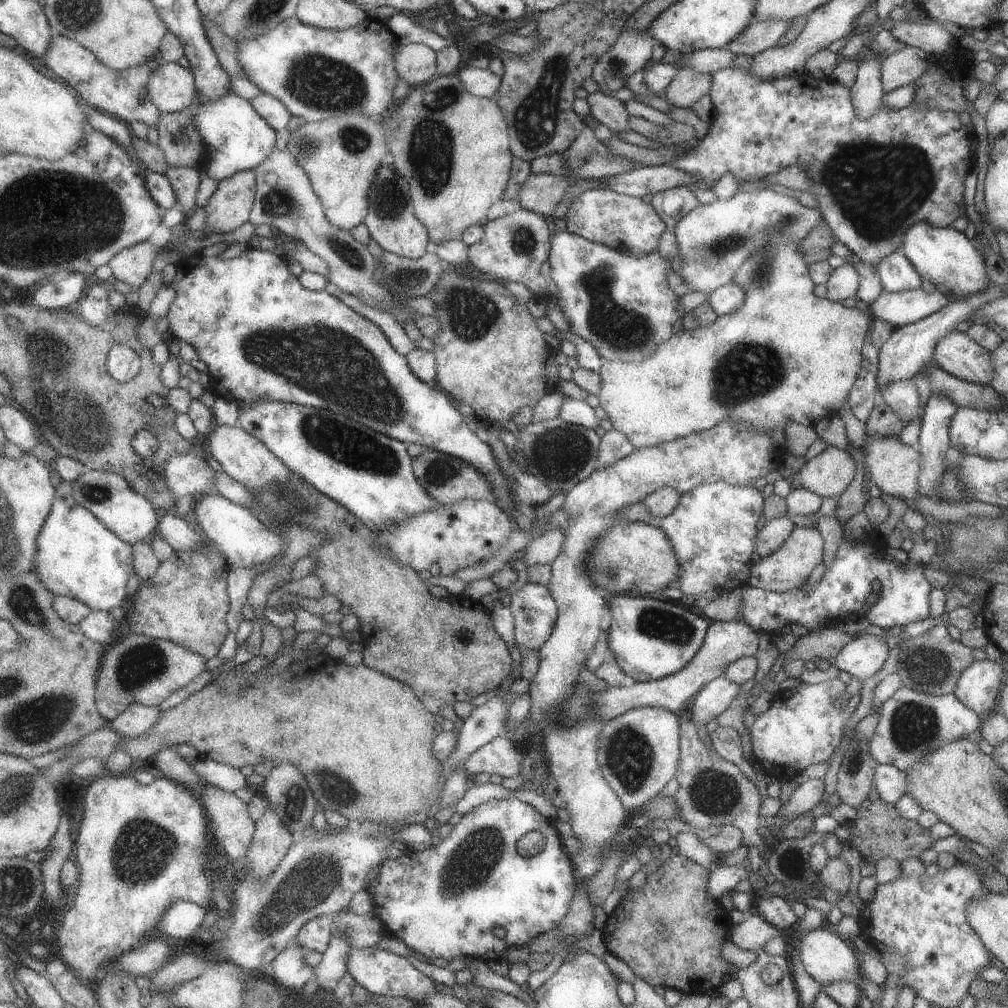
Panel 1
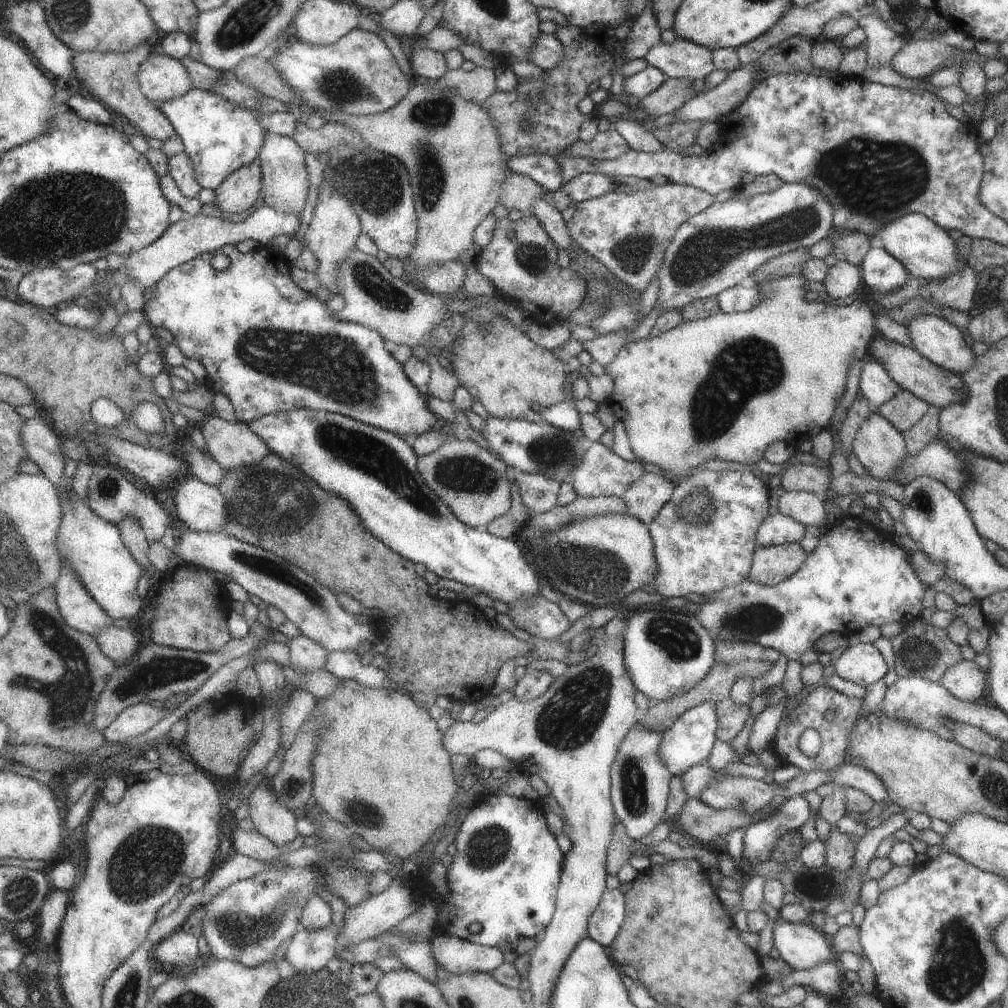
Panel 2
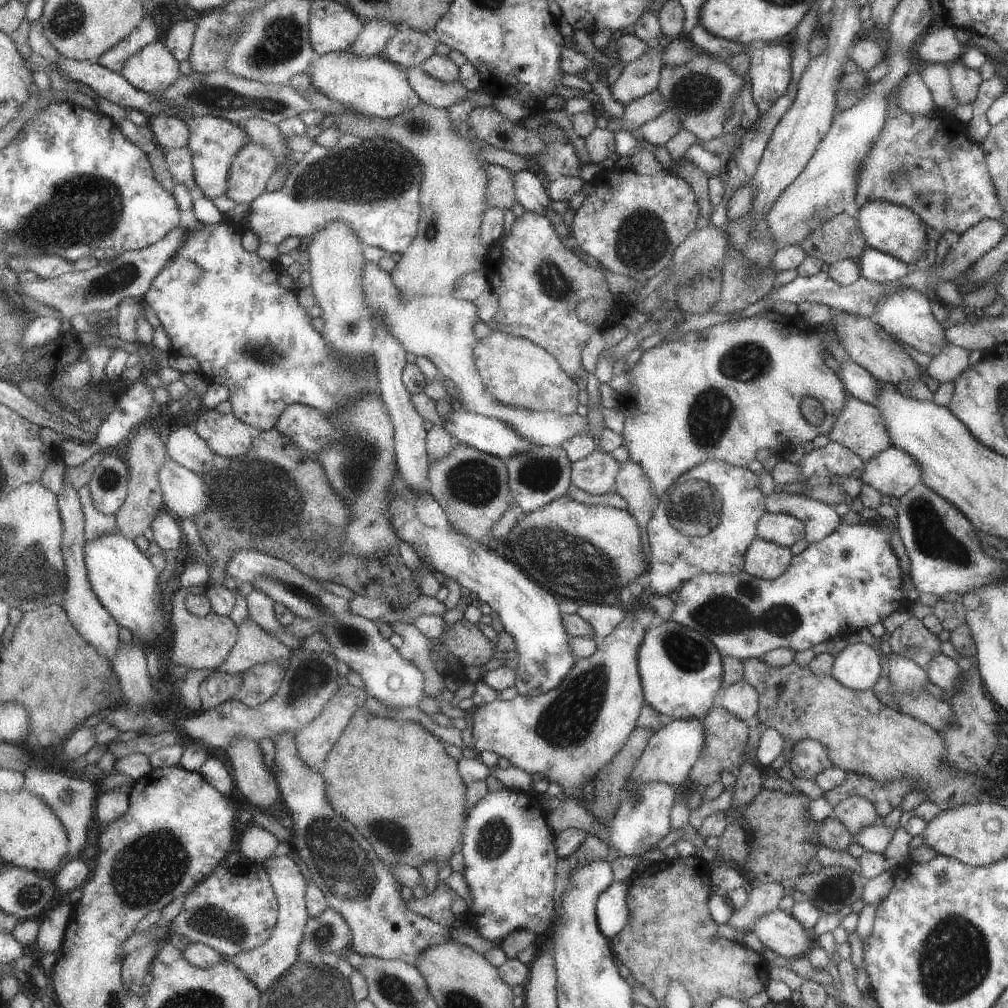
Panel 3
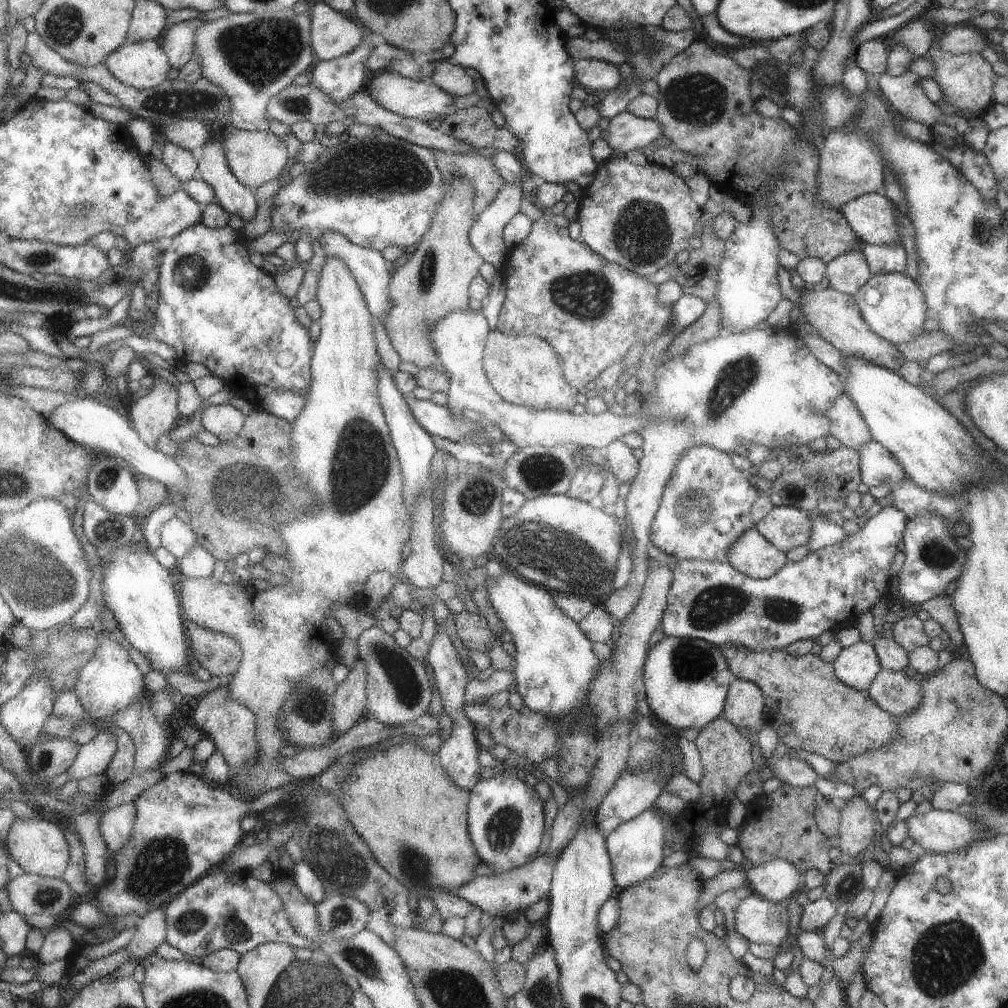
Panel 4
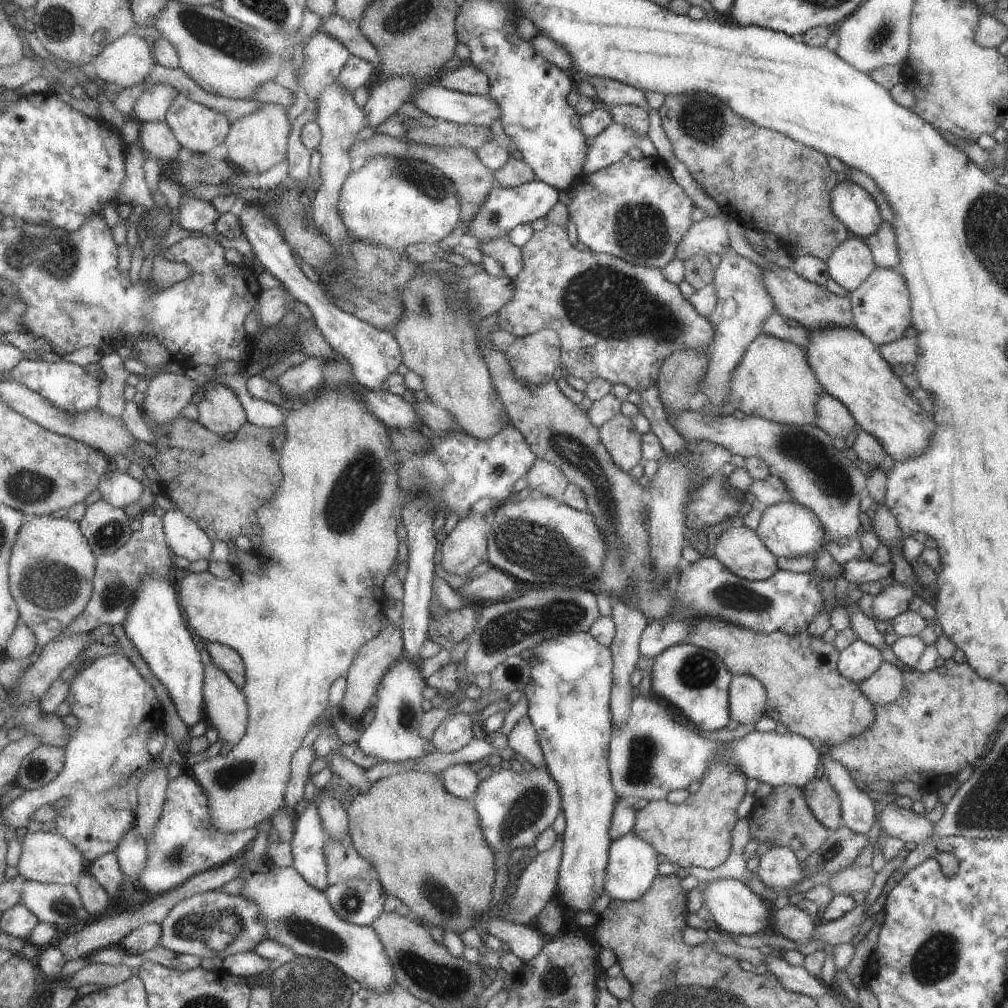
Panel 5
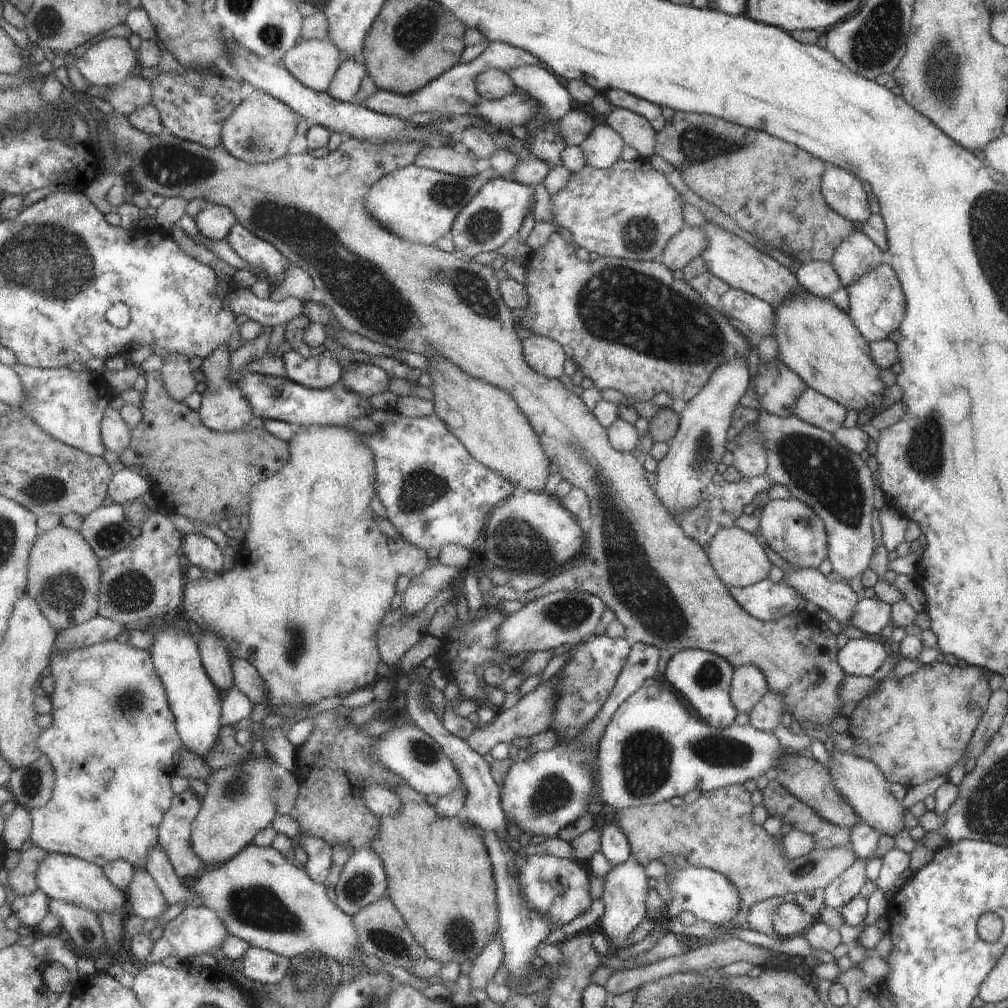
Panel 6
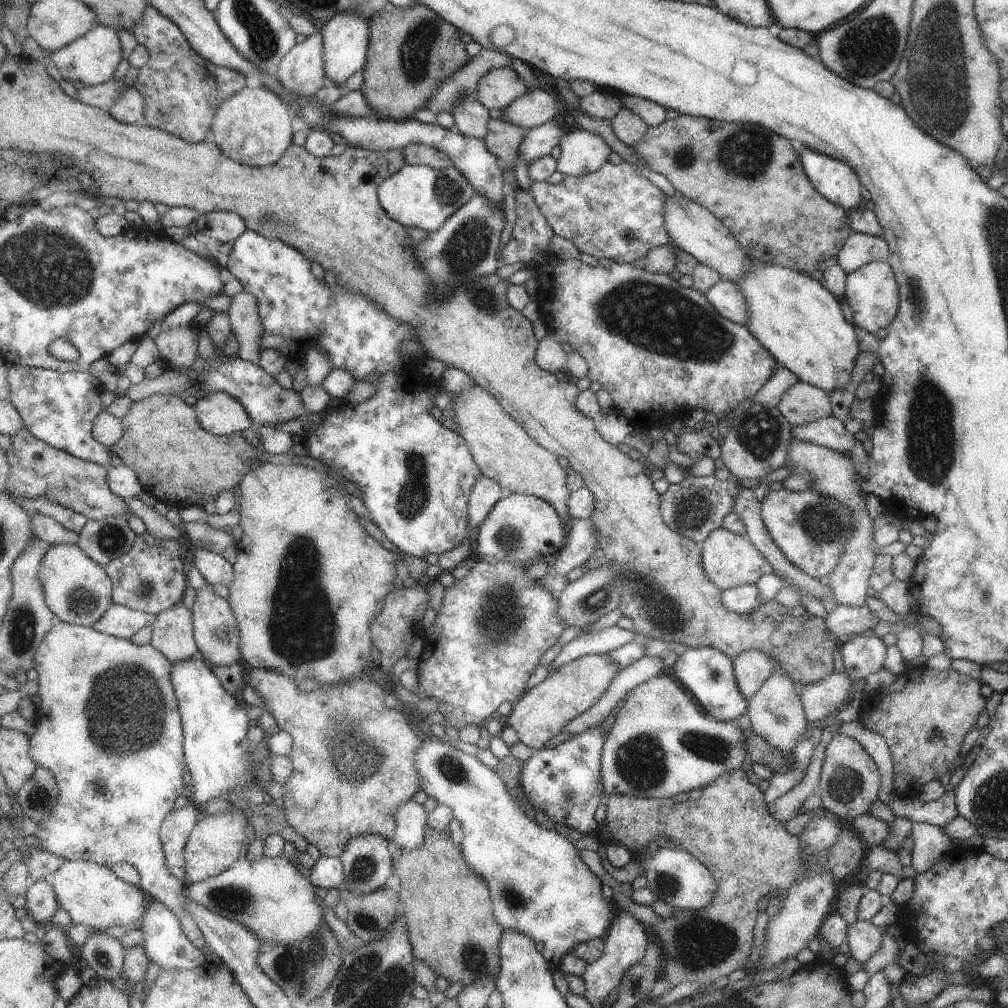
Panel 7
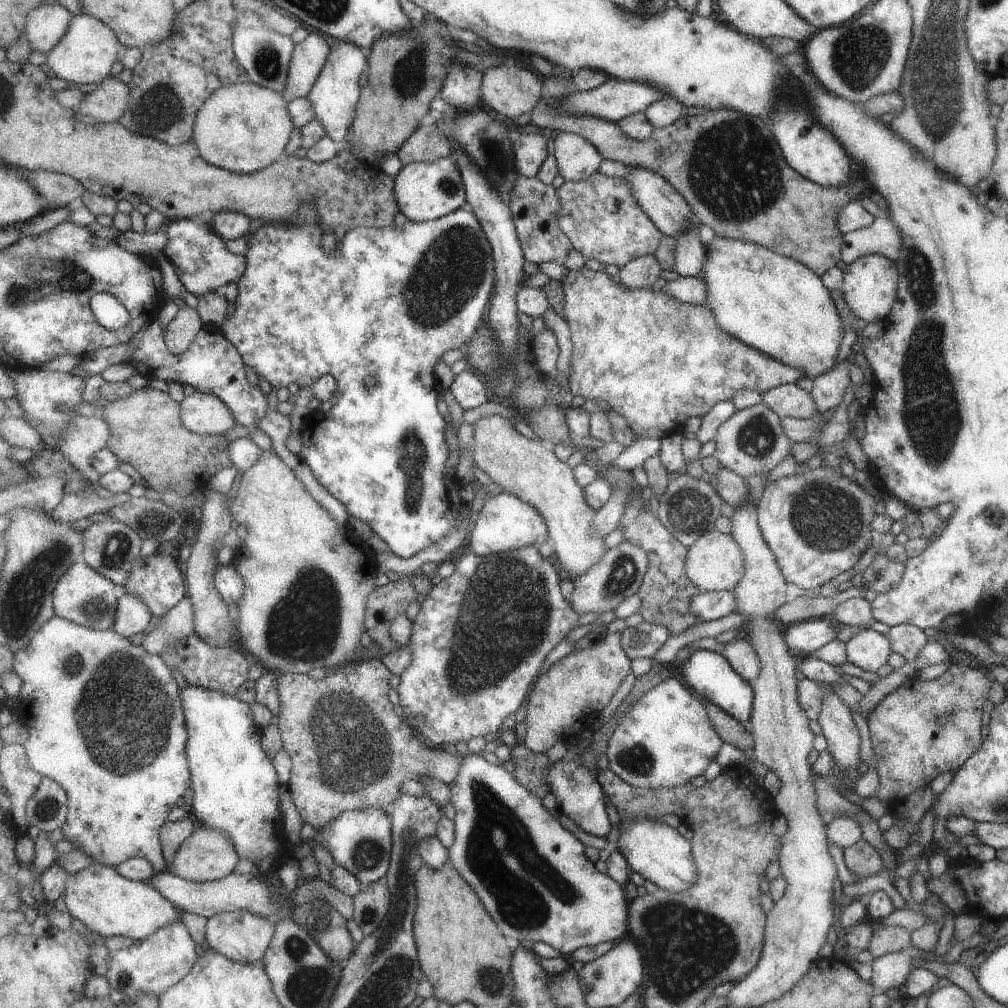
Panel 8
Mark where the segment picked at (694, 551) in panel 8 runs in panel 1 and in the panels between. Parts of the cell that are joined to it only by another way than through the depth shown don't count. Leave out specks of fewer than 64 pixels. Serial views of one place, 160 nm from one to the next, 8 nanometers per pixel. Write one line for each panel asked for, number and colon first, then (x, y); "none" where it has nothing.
1: (786, 568)
2: (770, 565)
3: (762, 559)
4: (749, 554)
5: (737, 548)
6: (737, 558)
7: (730, 560)

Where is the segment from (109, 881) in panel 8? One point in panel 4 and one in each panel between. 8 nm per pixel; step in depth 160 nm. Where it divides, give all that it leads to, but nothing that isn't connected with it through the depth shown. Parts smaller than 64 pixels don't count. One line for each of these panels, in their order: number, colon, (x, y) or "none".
4: (40, 847)
5: (46, 857)
6: (67, 878)
7: (93, 894)

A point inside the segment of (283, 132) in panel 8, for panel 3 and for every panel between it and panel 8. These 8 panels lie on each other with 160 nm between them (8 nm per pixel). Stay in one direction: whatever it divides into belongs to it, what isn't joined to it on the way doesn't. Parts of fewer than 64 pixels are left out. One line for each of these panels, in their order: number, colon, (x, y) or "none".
3: (253, 166)
4: (255, 156)
5: (257, 142)
6: (260, 130)
7: (255, 126)

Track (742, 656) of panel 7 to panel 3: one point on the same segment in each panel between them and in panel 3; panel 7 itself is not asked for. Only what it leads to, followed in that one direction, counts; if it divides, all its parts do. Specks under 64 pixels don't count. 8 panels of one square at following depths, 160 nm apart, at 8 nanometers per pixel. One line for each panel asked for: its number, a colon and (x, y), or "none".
3: (740, 699)
4: (743, 706)
5: (746, 696)
6: (747, 684)

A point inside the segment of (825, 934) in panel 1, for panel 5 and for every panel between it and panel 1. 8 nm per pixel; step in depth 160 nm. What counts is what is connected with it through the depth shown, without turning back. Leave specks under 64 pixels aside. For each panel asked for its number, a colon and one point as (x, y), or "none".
2: (800, 945)
3: (779, 932)
4: (759, 921)
5: (734, 909)

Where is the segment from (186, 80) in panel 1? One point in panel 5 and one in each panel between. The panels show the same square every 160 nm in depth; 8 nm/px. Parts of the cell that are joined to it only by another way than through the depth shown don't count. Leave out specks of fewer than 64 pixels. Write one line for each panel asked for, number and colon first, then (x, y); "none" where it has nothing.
2: (162, 78)
3: (154, 69)
4: (142, 65)
5: (127, 62)

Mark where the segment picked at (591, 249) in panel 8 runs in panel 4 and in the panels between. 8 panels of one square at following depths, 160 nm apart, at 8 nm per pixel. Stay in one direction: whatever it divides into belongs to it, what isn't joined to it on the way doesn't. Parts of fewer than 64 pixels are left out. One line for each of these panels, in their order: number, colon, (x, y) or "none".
4: (640, 216)
5: (634, 210)
6: (628, 211)
7: (615, 213)

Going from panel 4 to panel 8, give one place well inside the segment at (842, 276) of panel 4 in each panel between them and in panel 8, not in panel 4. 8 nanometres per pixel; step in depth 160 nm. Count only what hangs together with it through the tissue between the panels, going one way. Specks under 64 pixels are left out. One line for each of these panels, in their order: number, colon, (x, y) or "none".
5: (850, 263)
6: (856, 254)
7: (857, 249)
8: (880, 237)

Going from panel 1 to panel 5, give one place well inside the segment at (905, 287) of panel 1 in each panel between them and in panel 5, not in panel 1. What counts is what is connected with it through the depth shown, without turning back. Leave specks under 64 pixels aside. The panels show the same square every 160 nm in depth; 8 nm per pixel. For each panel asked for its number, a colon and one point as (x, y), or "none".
2: (880, 272)
3: (875, 266)
4: (884, 258)
5: (881, 243)

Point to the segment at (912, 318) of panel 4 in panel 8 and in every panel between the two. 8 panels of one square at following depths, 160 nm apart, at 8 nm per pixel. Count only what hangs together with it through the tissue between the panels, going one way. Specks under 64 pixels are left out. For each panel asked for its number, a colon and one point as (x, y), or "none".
5: (879, 306)
6: (876, 304)
7: (871, 292)
8: (868, 286)

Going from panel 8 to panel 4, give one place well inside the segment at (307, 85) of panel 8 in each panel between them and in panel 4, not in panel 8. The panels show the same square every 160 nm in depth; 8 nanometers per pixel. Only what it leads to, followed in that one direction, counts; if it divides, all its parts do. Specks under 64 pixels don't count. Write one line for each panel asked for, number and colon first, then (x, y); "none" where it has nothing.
4: (333, 34)
5: (324, 58)
6: (313, 62)
7: (303, 71)

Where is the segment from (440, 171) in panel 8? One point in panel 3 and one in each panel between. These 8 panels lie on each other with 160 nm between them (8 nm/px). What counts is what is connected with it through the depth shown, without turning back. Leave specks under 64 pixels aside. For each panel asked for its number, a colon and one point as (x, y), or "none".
3: (374, 184)
4: (380, 192)
5: (398, 202)
6: (421, 204)
7: (420, 196)

